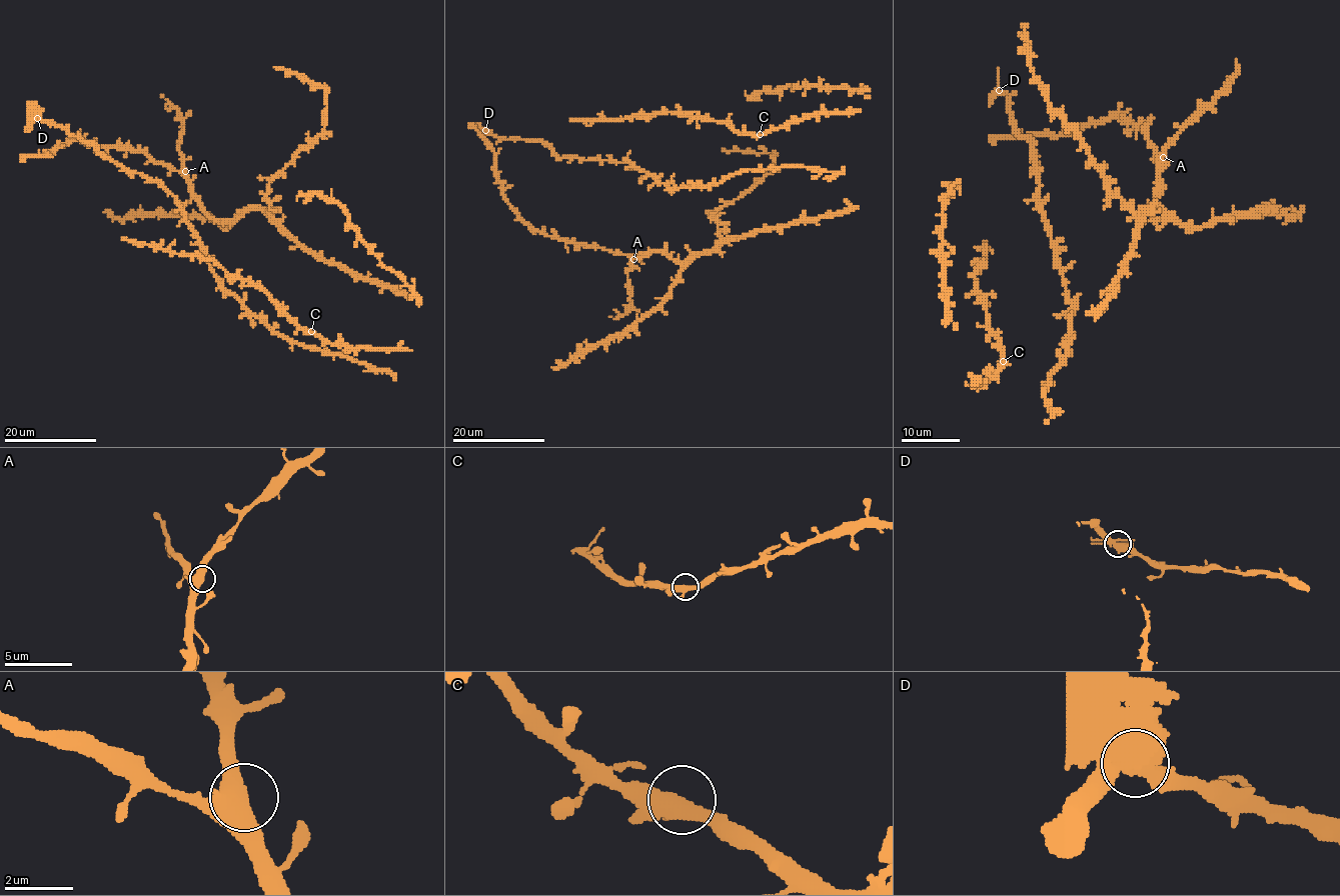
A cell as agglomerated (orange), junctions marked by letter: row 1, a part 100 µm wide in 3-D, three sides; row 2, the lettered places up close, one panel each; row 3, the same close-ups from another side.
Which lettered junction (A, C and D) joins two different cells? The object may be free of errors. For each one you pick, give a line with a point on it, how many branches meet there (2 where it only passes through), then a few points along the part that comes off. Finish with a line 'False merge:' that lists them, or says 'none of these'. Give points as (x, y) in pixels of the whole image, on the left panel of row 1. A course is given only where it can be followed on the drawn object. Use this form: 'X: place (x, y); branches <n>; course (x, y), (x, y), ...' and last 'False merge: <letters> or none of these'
D: place (37, 118); branches 2; course (37, 118), (37, 111), (28, 102)
False merge: D

